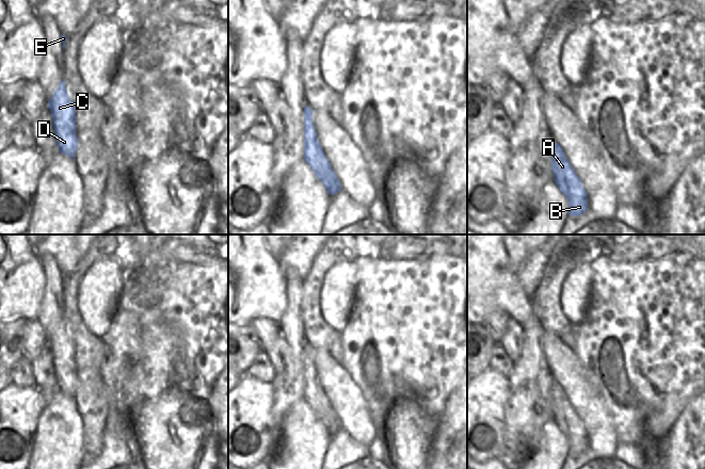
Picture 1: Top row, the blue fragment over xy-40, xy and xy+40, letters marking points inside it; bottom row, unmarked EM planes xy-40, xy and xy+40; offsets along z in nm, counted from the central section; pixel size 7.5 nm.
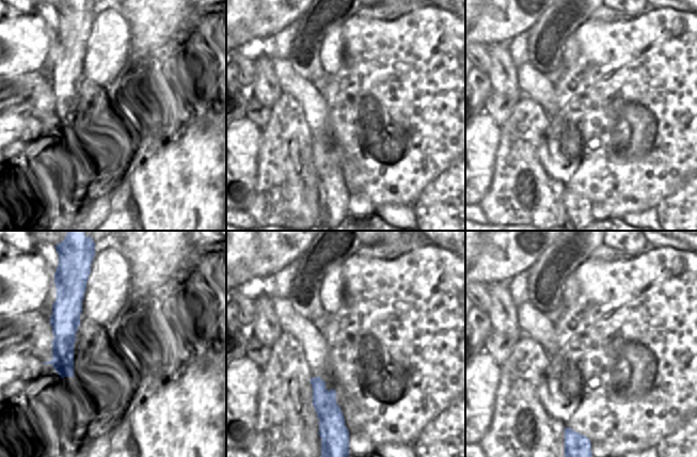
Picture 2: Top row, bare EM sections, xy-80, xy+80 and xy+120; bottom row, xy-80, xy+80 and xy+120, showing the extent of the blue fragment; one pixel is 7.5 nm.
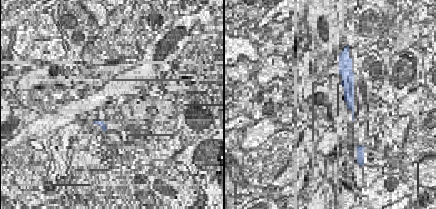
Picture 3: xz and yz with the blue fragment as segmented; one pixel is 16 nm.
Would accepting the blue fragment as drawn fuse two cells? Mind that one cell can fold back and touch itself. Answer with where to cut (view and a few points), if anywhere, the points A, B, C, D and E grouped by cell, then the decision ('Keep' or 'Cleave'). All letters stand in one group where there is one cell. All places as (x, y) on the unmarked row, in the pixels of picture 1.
No split. Groups: A B C D E. Keep

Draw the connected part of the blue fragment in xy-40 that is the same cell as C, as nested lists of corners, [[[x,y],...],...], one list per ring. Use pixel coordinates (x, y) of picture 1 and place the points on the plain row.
[[[64,317],[48,340],[48,346],[52,354],[52,365],[54,367],[59,390],[76,399],[75,392],[78,388],[76,350],[74,347],[74,341],[67,333]]]

